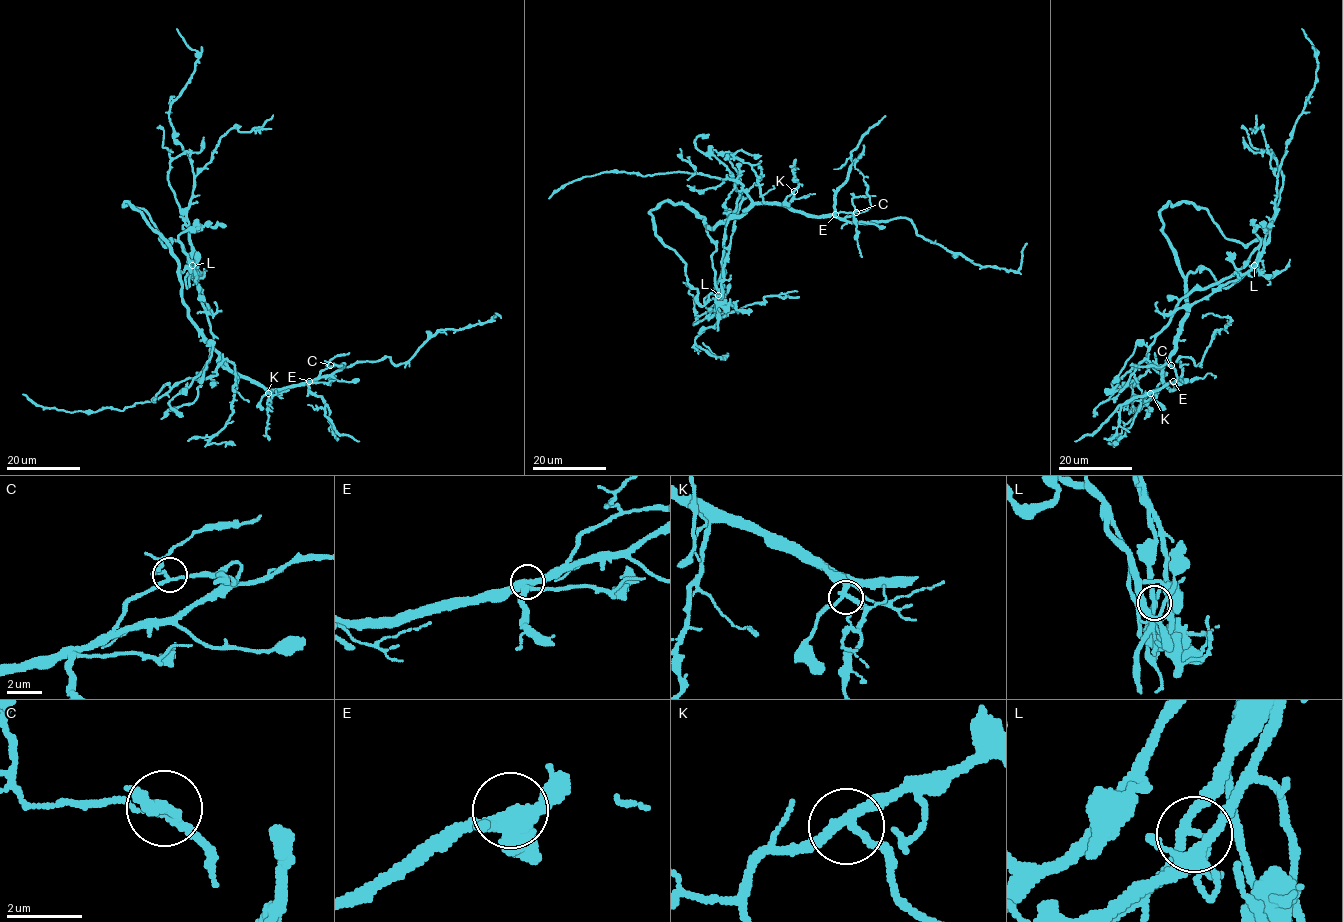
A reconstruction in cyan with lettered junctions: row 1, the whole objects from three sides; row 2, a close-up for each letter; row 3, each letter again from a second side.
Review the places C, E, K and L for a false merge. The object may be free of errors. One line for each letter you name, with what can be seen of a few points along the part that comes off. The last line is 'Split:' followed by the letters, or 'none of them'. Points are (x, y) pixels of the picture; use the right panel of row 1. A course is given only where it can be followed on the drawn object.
L: (1254, 265), (1256, 269), (1275, 214), (1278, 168), (1285, 153), (1286, 142), (1314, 87), (1317, 52), (1301, 28)
Split: L

